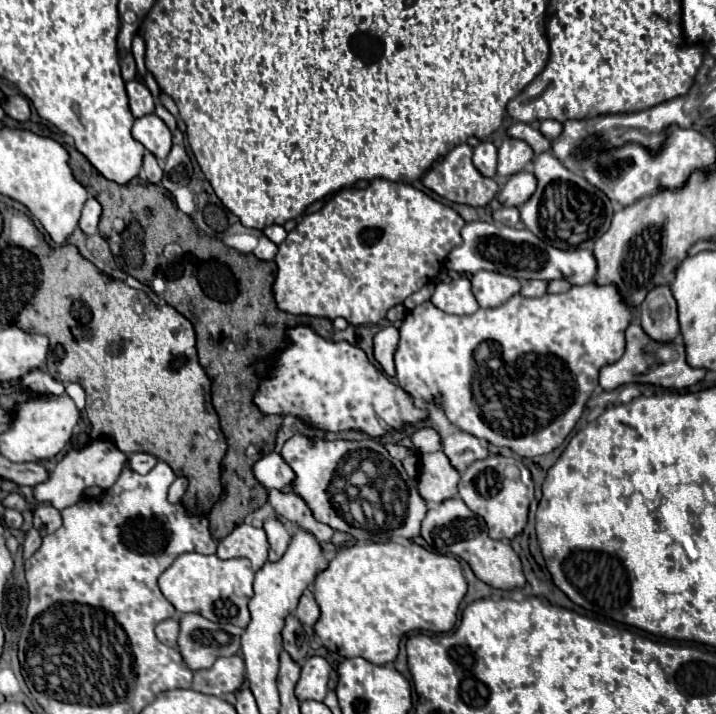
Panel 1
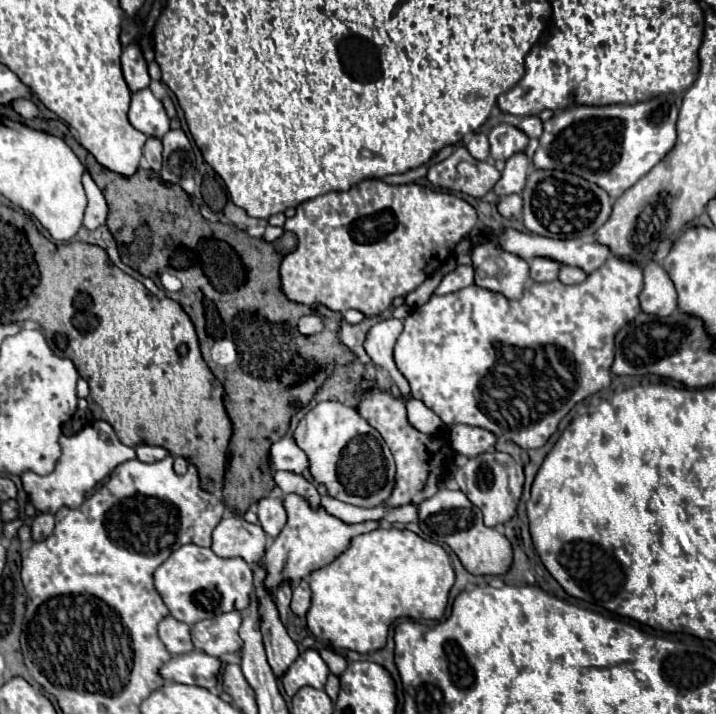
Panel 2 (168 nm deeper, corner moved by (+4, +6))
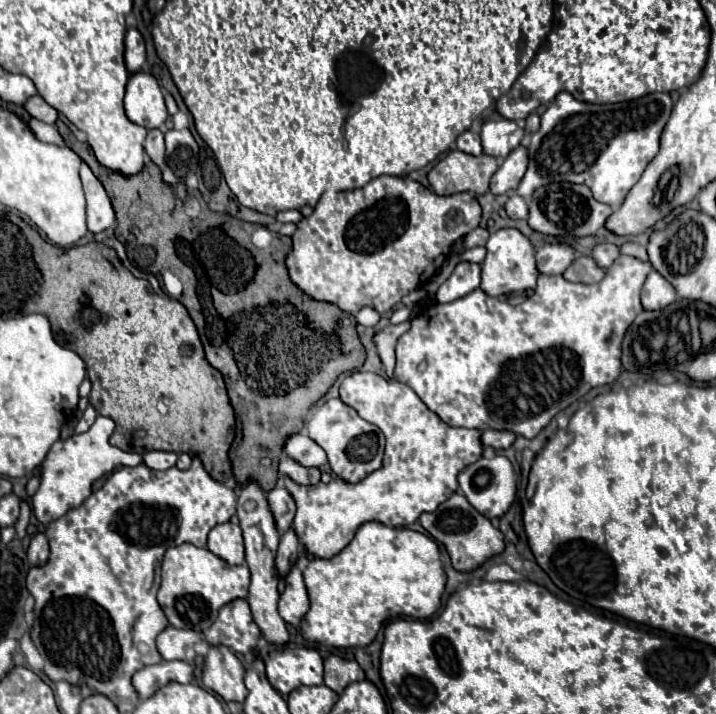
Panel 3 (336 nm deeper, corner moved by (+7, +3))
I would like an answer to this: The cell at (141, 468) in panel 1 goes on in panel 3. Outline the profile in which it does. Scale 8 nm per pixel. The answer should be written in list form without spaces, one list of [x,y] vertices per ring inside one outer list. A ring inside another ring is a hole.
[[[148,451],[148,453],[144,453],[144,463],[150,469],[160,469],[160,471],[174,467],[176,459],[178,459],[178,453],[170,453],[170,451]]]

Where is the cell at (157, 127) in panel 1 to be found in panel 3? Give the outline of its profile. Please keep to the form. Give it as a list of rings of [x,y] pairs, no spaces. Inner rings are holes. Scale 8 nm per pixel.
[[[136,71],[130,75],[124,95],[124,109],[128,119],[136,125],[142,125],[146,129],[164,125],[168,111],[154,75],[144,71]]]

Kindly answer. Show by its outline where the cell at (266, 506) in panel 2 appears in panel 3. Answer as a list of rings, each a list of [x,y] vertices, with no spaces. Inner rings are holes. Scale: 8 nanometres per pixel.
[[[284,487],[272,489],[272,491],[268,491],[268,501],[270,501],[270,509],[274,513],[274,519],[276,519],[280,533],[288,531],[292,527],[292,519],[296,513],[296,503],[294,503],[292,495]]]

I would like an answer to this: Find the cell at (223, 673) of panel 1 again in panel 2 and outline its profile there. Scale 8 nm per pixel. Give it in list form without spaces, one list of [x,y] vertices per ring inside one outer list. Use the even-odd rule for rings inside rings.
[[[189,652],[171,658],[161,666],[161,676],[179,684],[195,684],[201,688],[215,688],[221,670],[221,660],[203,652]]]

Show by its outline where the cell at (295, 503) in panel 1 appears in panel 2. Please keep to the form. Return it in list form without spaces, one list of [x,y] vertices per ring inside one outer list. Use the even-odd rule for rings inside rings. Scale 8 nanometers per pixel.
[[[275,472],[273,474],[275,484],[285,492],[285,494],[299,494],[299,496],[307,496],[307,502],[311,504],[311,508],[319,508],[321,506],[321,496],[315,488],[315,484],[311,480],[305,480],[301,474],[293,474],[293,472]]]

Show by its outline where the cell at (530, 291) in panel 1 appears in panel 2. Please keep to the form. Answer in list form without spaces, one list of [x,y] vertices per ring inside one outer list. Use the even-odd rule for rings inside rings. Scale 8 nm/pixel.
[[[531,258],[529,260],[531,280],[535,282],[551,282],[559,274],[559,262],[547,260],[547,258]]]

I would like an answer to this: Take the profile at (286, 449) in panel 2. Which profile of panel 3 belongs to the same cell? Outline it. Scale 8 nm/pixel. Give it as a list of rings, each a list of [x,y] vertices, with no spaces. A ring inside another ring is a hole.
[[[306,433],[292,435],[284,445],[284,453],[296,459],[298,463],[302,463],[304,467],[322,467],[328,463],[326,451],[316,441],[312,441]]]

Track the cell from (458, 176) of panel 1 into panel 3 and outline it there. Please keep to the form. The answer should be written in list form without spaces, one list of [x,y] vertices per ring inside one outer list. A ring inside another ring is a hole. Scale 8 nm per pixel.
[[[450,151],[438,165],[428,171],[428,181],[434,193],[452,195],[460,191],[474,191],[476,195],[488,191],[490,177],[496,173],[496,159],[490,155],[468,155]]]

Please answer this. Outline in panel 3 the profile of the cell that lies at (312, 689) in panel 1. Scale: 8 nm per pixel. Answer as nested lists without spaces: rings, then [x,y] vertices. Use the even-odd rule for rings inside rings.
[[[282,647],[266,655],[258,655],[266,665],[270,685],[288,695],[302,685],[322,685],[322,657],[310,647]]]

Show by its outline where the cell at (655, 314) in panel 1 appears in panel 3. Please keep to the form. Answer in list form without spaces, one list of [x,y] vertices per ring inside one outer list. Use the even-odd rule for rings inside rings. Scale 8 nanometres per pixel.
[[[652,269],[642,287],[642,307],[648,311],[658,311],[674,301],[676,301],[674,287],[656,269]]]

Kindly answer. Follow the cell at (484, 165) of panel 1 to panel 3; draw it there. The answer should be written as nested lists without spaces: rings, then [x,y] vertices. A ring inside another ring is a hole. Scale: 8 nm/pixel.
[[[464,131],[458,139],[456,139],[456,147],[462,153],[470,153],[470,155],[480,155],[482,153],[482,143],[480,143],[480,135],[474,131]]]

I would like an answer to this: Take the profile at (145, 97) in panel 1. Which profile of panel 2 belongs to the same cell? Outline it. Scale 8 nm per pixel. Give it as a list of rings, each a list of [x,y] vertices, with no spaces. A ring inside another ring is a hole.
[[[131,44],[121,54],[123,64],[123,76],[129,86],[129,90],[135,94],[149,86],[149,74],[147,74],[147,62],[143,60],[139,44]]]

